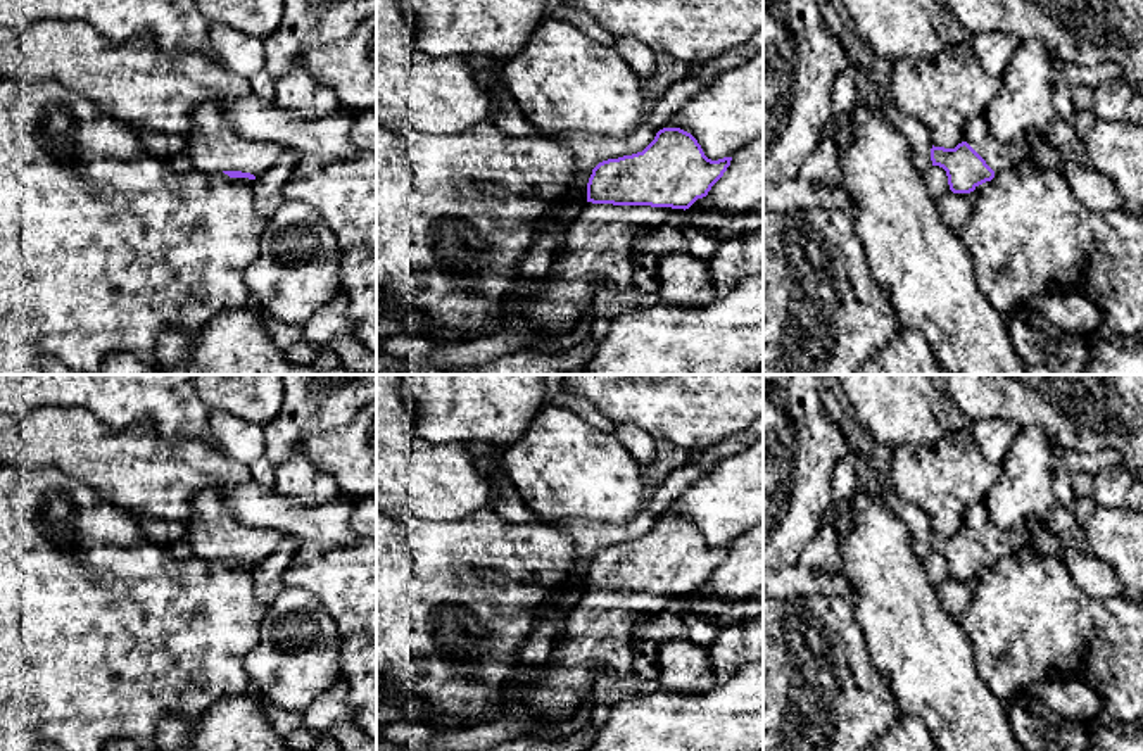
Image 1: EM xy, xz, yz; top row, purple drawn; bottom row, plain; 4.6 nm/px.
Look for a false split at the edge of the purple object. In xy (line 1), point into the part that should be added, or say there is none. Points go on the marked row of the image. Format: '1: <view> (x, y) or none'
1: xy (213, 145)

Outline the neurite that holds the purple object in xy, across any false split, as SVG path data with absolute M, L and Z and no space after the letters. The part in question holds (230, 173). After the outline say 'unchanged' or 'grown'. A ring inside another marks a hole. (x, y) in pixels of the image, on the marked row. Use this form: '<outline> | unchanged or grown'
M212 102L193 107L192 128L185 138L185 152L195 171L204 174L223 171L230 178L256 180L287 150L285 145L242 138Z | grown

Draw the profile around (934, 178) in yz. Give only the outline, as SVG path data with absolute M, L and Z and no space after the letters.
M931 166L924 174L922 174L924 185L927 188L927 193L931 199L939 199L941 195L951 192L948 185L948 176L946 171L939 166Z

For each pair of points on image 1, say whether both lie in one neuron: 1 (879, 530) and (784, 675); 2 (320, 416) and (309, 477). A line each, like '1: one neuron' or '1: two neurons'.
1: two neurons
2: two neurons

